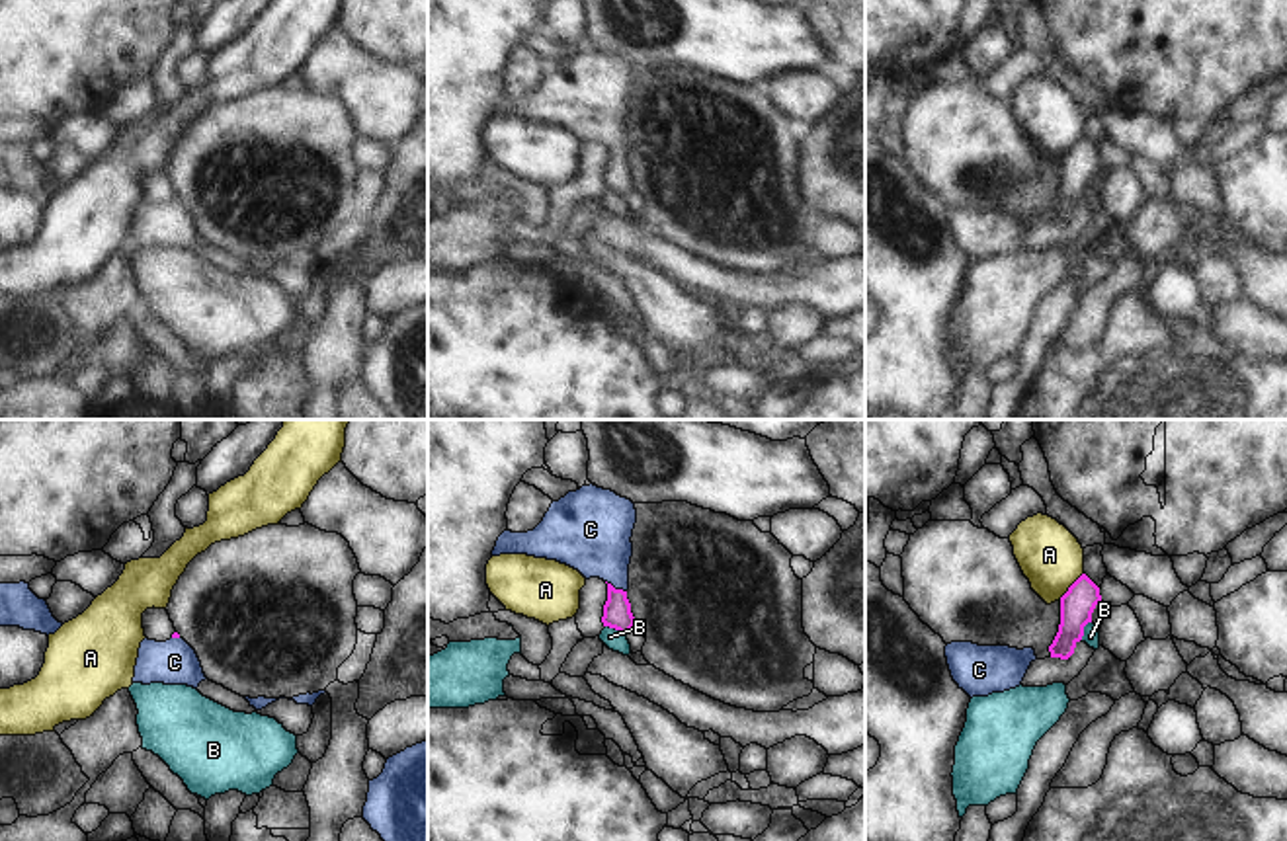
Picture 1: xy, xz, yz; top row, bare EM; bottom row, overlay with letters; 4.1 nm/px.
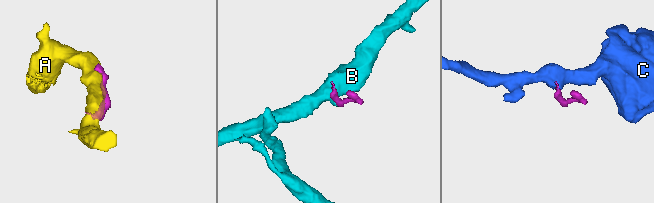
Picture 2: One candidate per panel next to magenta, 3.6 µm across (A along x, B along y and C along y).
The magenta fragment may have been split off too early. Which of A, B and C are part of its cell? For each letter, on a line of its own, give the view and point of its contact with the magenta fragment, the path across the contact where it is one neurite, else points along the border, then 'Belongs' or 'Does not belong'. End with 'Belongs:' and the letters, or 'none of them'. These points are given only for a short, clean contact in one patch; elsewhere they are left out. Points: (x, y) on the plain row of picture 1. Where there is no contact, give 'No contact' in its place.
A: Touches magenta at yz (1071, 149). Does not belong
B: Touches magenta at xz (616, 192). Boundary: xz (606, 188), (625, 198). Does not belong
C: Touches magenta at xz (614, 151). Path across: xz (618, 178), (614, 151), (614, 131), (592, 94). Belongs
Belongs: C

